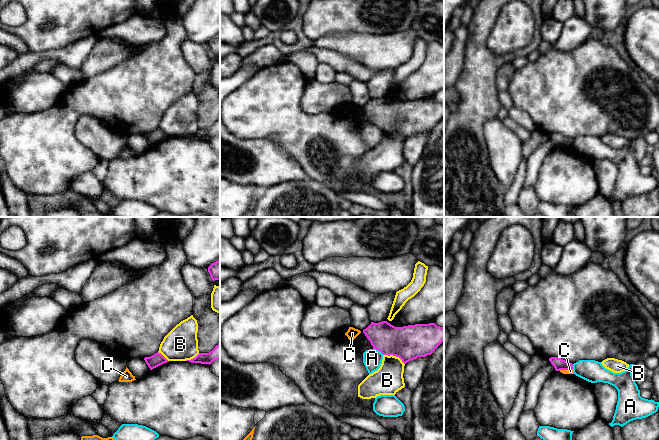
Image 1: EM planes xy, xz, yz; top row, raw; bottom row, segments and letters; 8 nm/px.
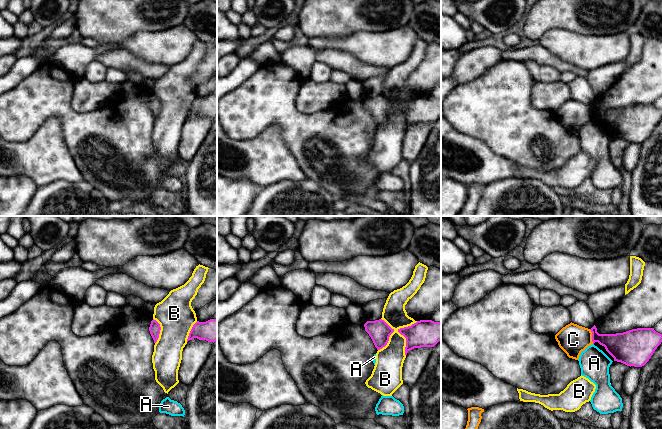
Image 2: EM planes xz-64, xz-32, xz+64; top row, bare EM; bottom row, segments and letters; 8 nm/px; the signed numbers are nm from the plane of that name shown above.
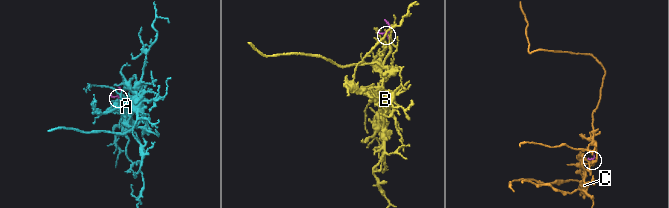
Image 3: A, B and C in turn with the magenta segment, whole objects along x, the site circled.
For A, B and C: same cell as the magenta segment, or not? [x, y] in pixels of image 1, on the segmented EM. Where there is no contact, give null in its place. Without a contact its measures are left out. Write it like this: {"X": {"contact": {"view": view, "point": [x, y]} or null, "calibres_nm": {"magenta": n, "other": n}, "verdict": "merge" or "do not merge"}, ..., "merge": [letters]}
{"A": {"contact": {"view": "xz", "point": [378, 350]}, "calibres_nm": {"magenta": 280, "other": 160}, "verdict": "do not merge"}, "B": {"contact": {"view": "xz", "point": [394, 355]}, "calibres_nm": {"magenta": 280, "other": 240}, "verdict": "do not merge"}, "C": {"contact": {"view": "yz", "point": [565, 369]}, "calibres_nm": {"magenta": 100, "other": 50}, "verdict": "do not merge"}, "merge": []}

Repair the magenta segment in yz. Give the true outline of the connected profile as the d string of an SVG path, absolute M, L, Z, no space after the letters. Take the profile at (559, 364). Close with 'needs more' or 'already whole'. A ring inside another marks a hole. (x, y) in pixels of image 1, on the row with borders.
M551 357L549 361L554 366L556 371L573 369L573 364L559 357Z | already whole

